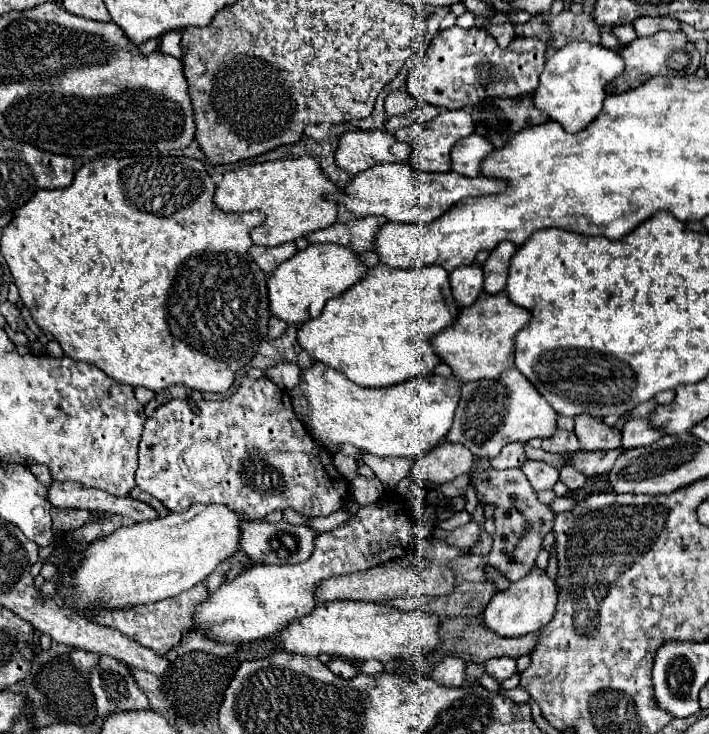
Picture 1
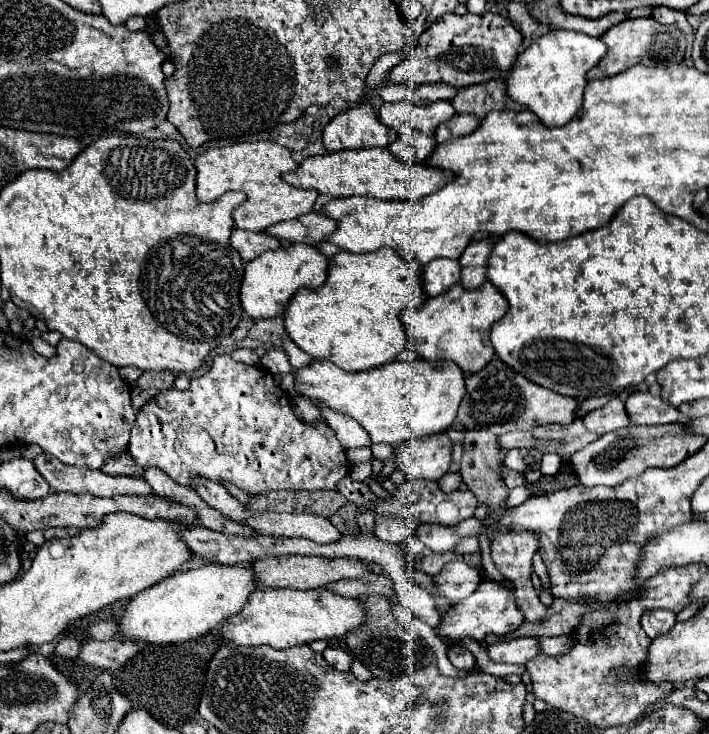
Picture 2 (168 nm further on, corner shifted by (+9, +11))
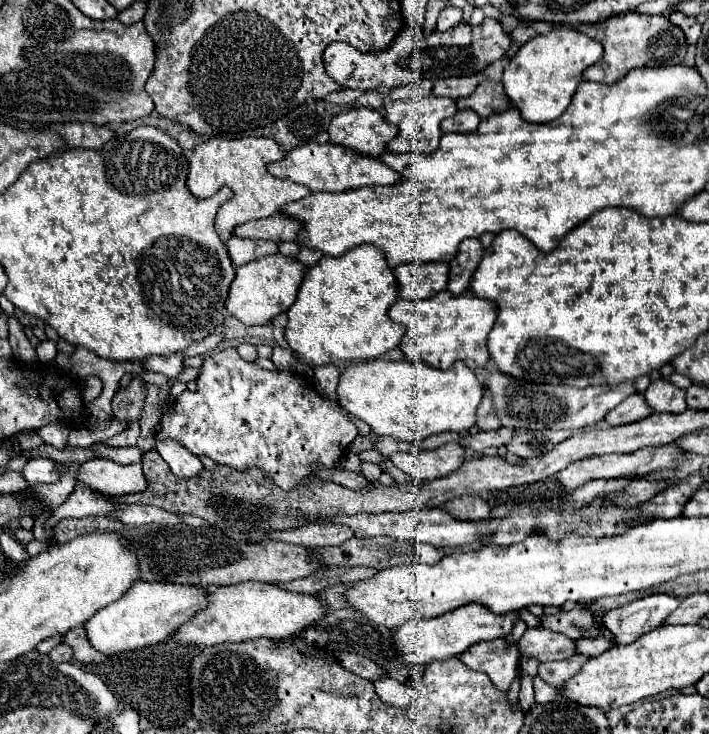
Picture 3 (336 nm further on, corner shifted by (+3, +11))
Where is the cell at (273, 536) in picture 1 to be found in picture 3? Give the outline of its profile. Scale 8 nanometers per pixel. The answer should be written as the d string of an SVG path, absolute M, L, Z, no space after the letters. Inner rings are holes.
M160 441L156 445L160 457L170 465L170 471L180 479L200 479L200 473L204 471L204 465L198 457L192 457L186 449L180 449L176 441Z

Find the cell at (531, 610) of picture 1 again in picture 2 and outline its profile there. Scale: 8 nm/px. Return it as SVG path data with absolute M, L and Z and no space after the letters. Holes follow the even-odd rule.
M482 581L470 597L466 597L464 601L448 609L448 613L440 619L436 633L446 641L446 645L454 645L464 639L484 641L490 635L502 637L502 635L514 633L522 623L524 623L524 617L514 601L514 589L512 587L506 589L496 581Z

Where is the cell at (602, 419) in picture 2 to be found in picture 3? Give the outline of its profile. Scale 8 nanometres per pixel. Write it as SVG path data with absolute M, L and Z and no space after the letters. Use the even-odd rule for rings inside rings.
M630 395L626 397L616 409L612 409L612 413L608 413L608 417L604 417L604 421L612 427L618 425L628 425L634 421L640 421L644 417L648 417L652 411L646 407L646 401L642 395Z

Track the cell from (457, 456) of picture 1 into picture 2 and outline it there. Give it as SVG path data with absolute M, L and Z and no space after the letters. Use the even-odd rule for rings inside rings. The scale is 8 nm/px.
M446 435L408 441L396 449L396 465L408 479L438 481L452 463L452 441Z

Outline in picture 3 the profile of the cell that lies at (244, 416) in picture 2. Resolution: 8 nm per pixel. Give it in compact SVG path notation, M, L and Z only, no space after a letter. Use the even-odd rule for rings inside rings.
M222 349L222 351L216 351L214 355L206 357L196 381L198 381L198 391L194 391L194 393L184 391L184 393L174 401L174 405L162 415L162 419L160 419L158 425L154 427L156 439L174 439L174 441L178 441L182 447L186 447L190 453L194 453L194 455L198 455L198 457L206 455L206 457L210 457L212 461L216 461L216 463L220 463L220 465L226 465L226 467L230 467L230 469L236 469L236 471L248 471L248 469L256 467L256 469L260 469L260 471L264 473L266 479L274 481L274 485L278 485L280 489L294 489L294 487L298 487L306 477L316 475L316 471L318 471L320 465L326 467L326 469L332 469L334 463L336 463L336 459L342 457L344 449L358 437L358 429L348 421L348 417L342 413L342 409L340 409L338 405L334 405L332 401L320 397L320 395L314 391L314 387L308 387L308 385L304 383L302 377L298 377L296 373L266 371L266 369L258 367L256 363L248 363L248 361L240 359L240 355L236 353L236 349Z

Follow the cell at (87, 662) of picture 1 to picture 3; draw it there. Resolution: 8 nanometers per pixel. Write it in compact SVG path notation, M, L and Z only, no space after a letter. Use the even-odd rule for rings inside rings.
M58 645L58 647L54 647L50 653L50 659L54 659L56 663L68 663L68 661L74 661L74 655L72 655L72 649L68 649L66 645Z

